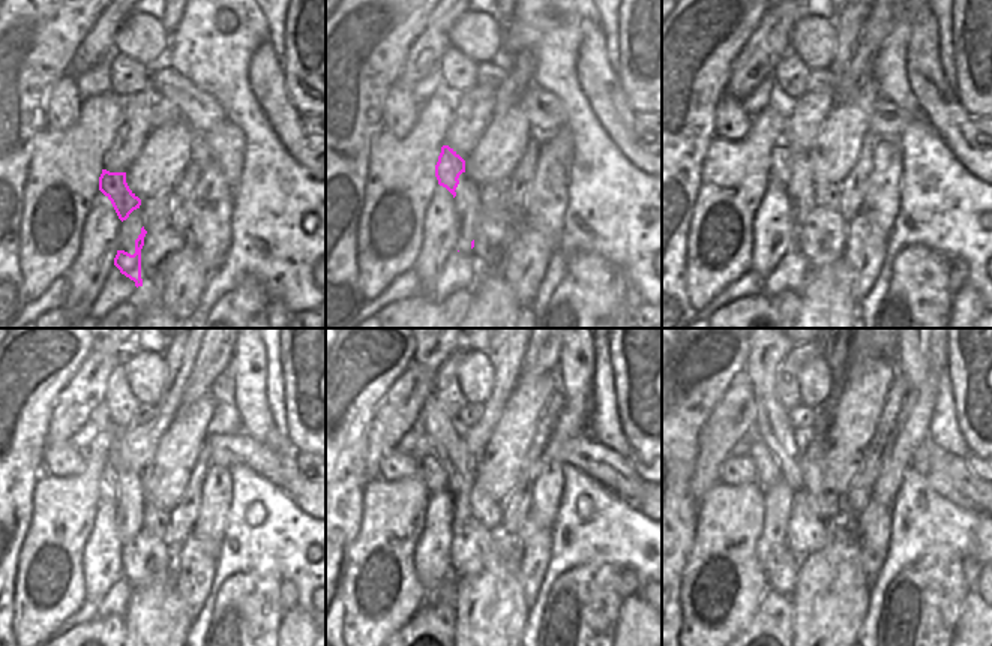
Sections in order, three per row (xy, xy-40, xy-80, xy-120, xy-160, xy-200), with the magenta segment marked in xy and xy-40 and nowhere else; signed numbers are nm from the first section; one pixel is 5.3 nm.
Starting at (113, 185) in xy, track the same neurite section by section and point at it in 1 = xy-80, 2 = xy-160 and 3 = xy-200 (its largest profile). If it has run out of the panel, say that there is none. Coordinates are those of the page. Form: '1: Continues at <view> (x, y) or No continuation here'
1: Continues at xy-80 (782, 155)
2: Continues at xy-160 (434, 475)
3: Continues at xy-200 (769, 472)

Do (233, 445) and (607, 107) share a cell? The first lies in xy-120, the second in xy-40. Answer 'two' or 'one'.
two

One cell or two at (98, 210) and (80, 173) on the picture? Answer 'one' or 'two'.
two

